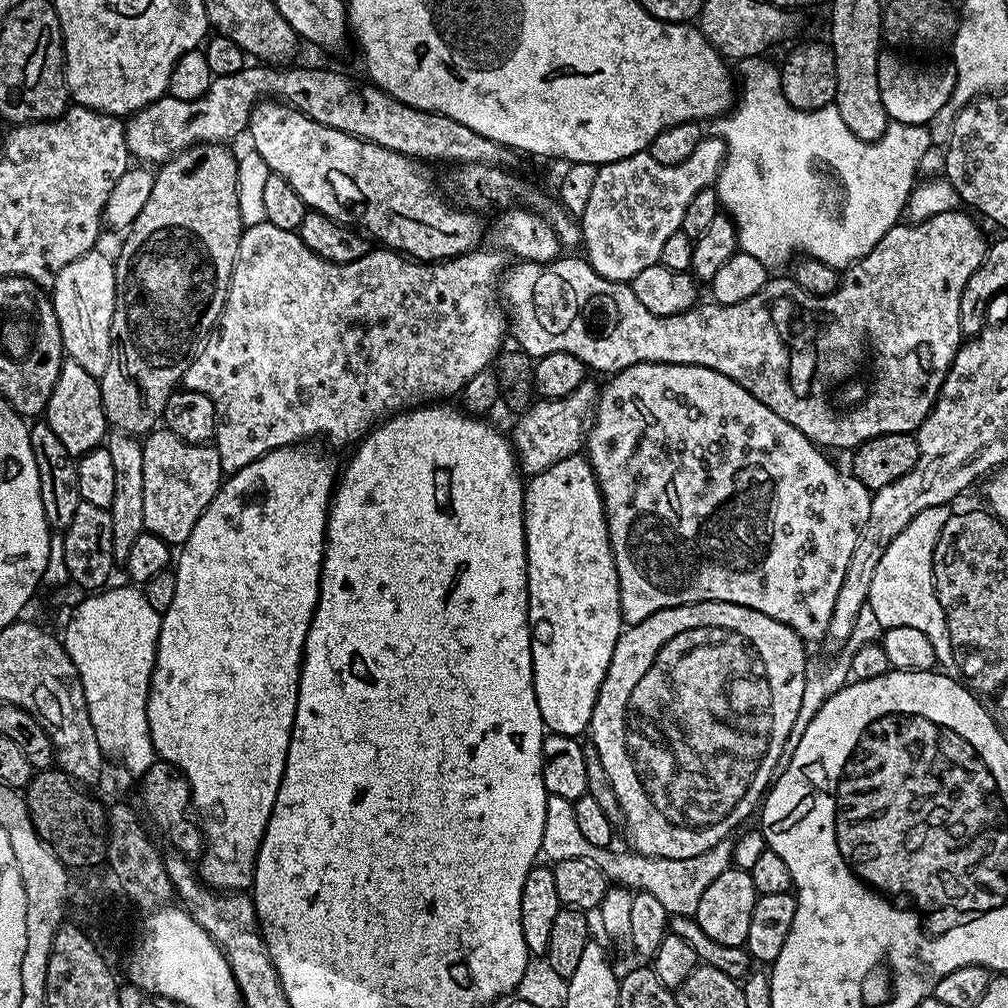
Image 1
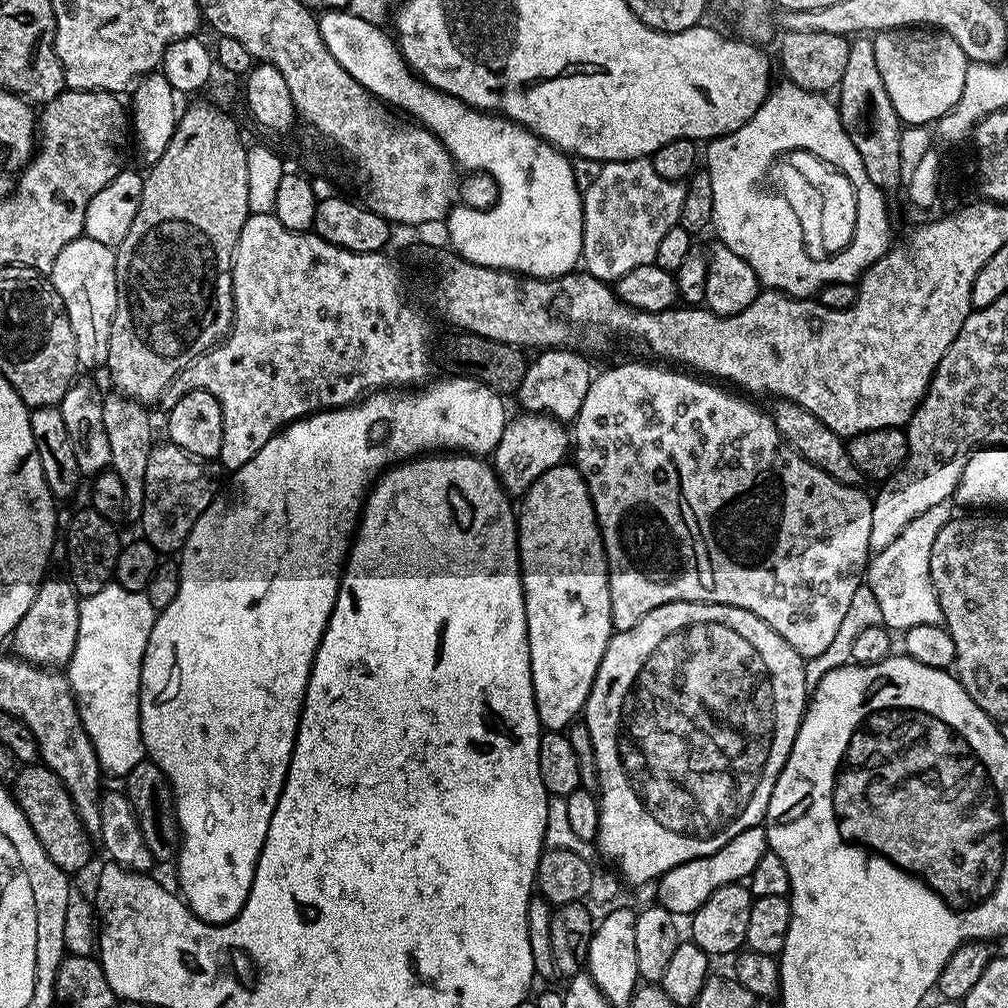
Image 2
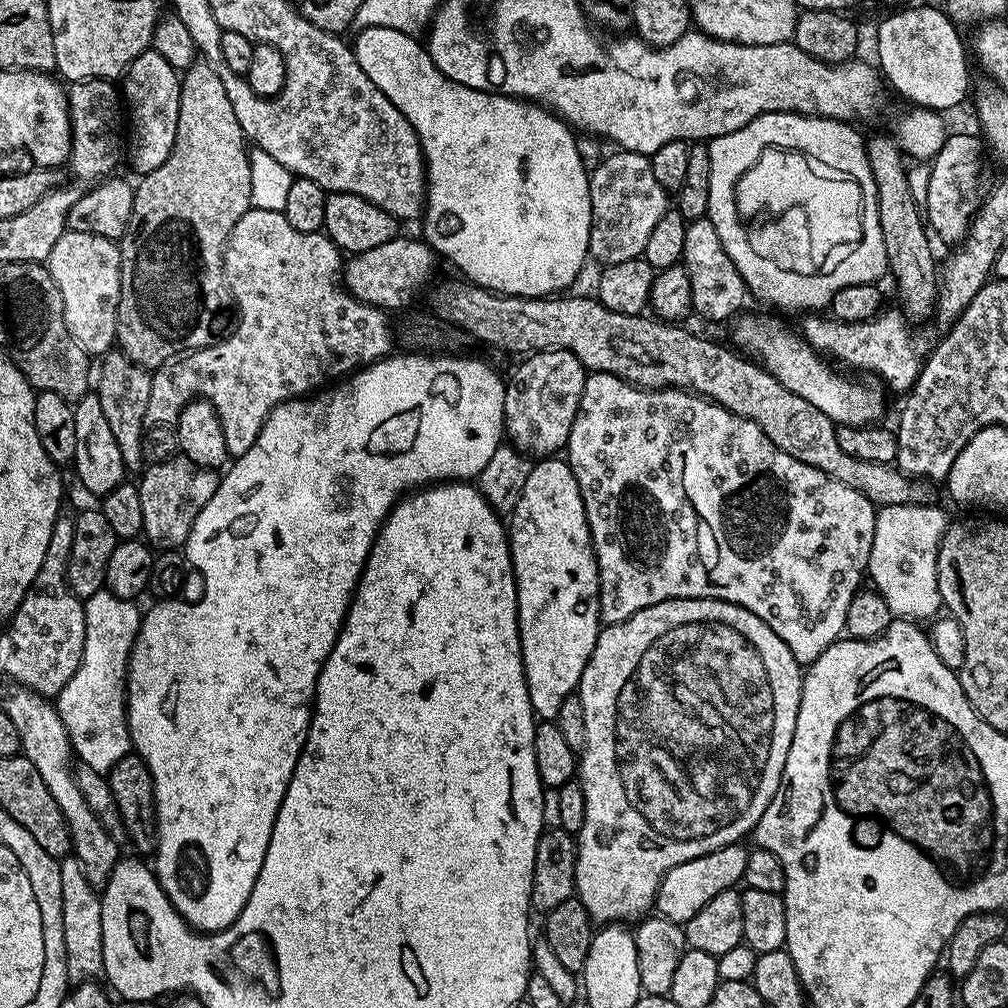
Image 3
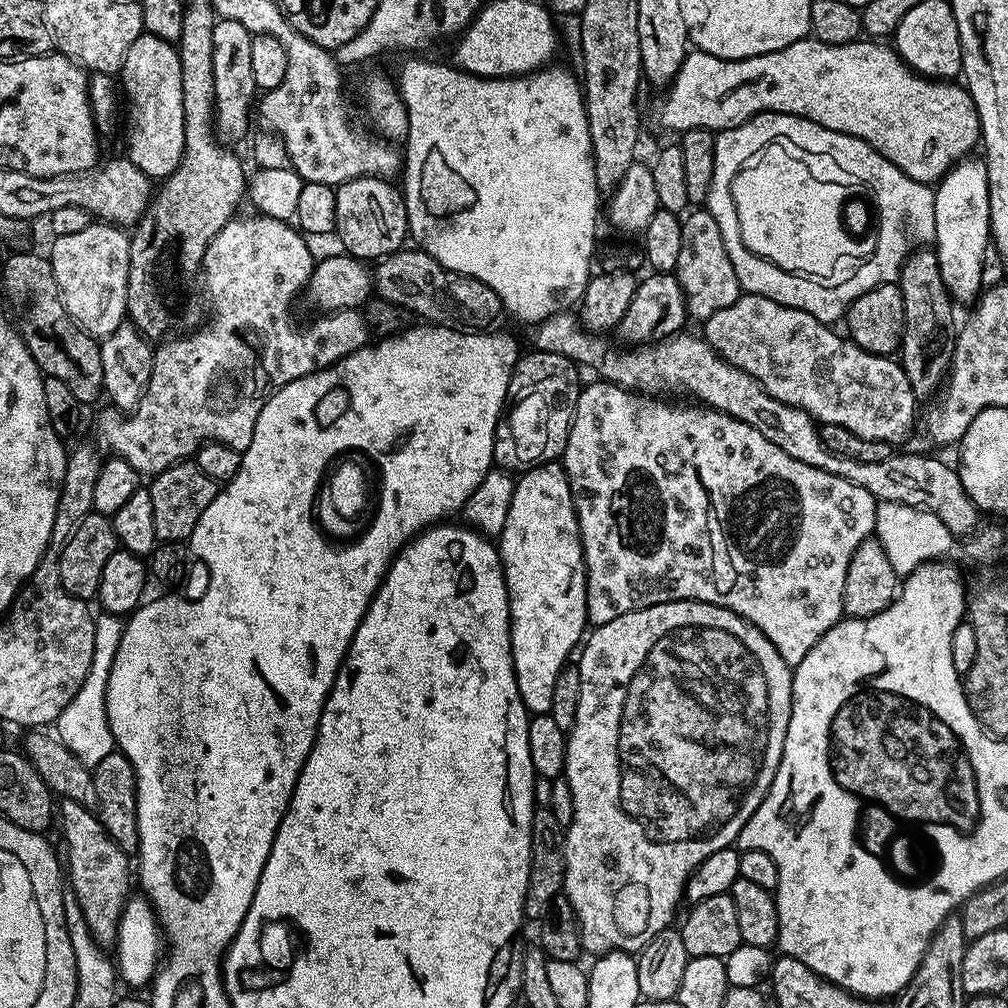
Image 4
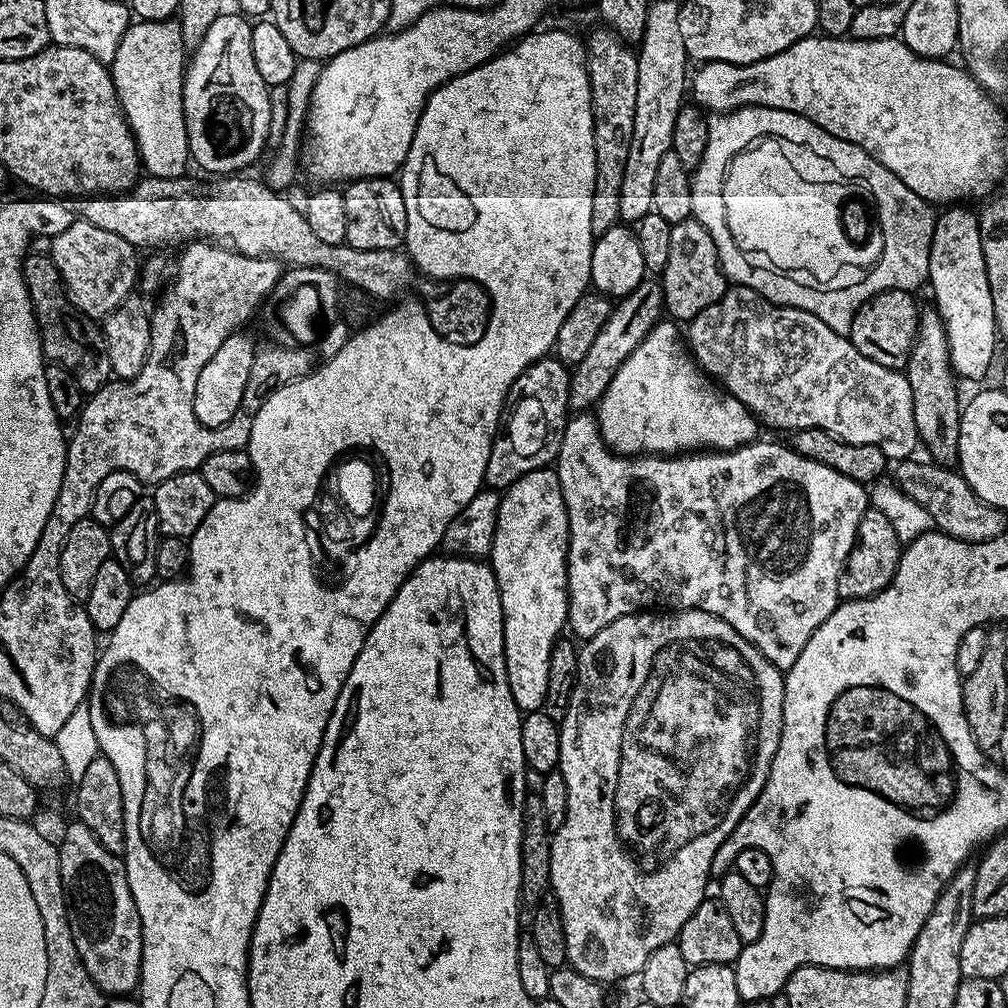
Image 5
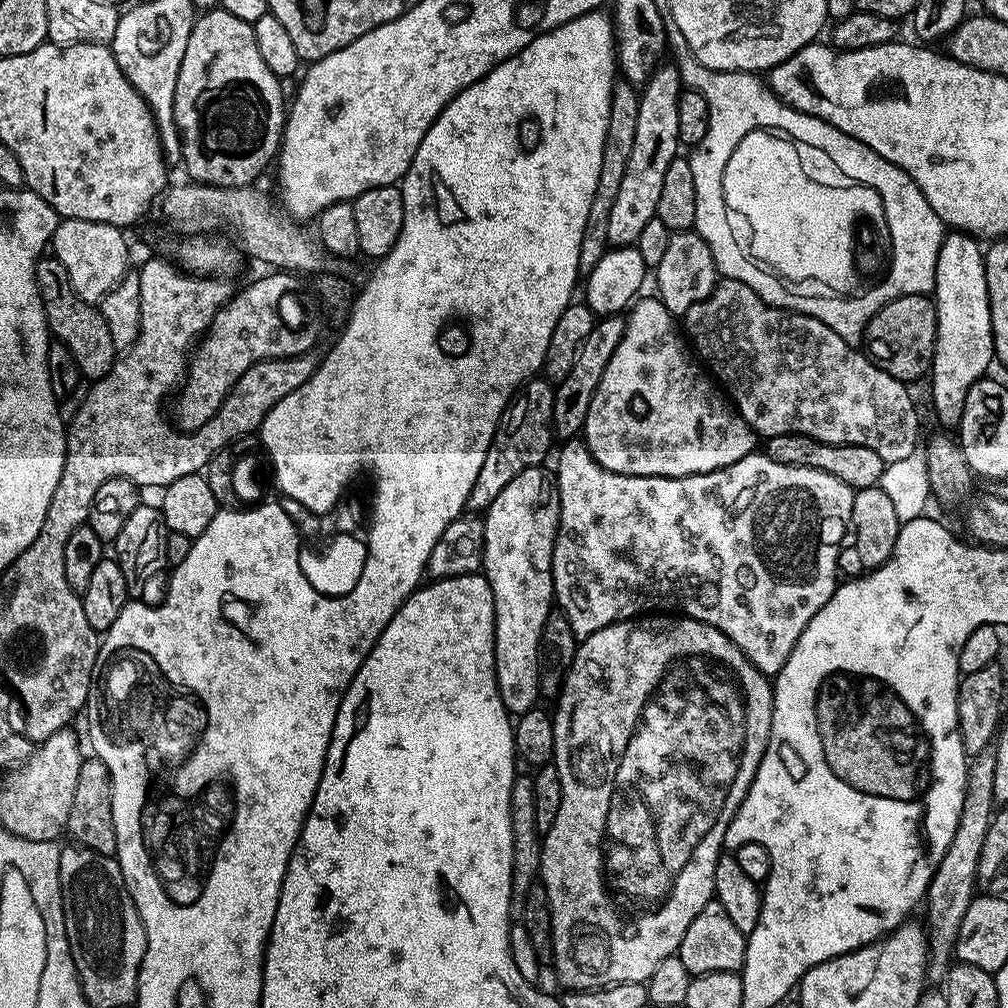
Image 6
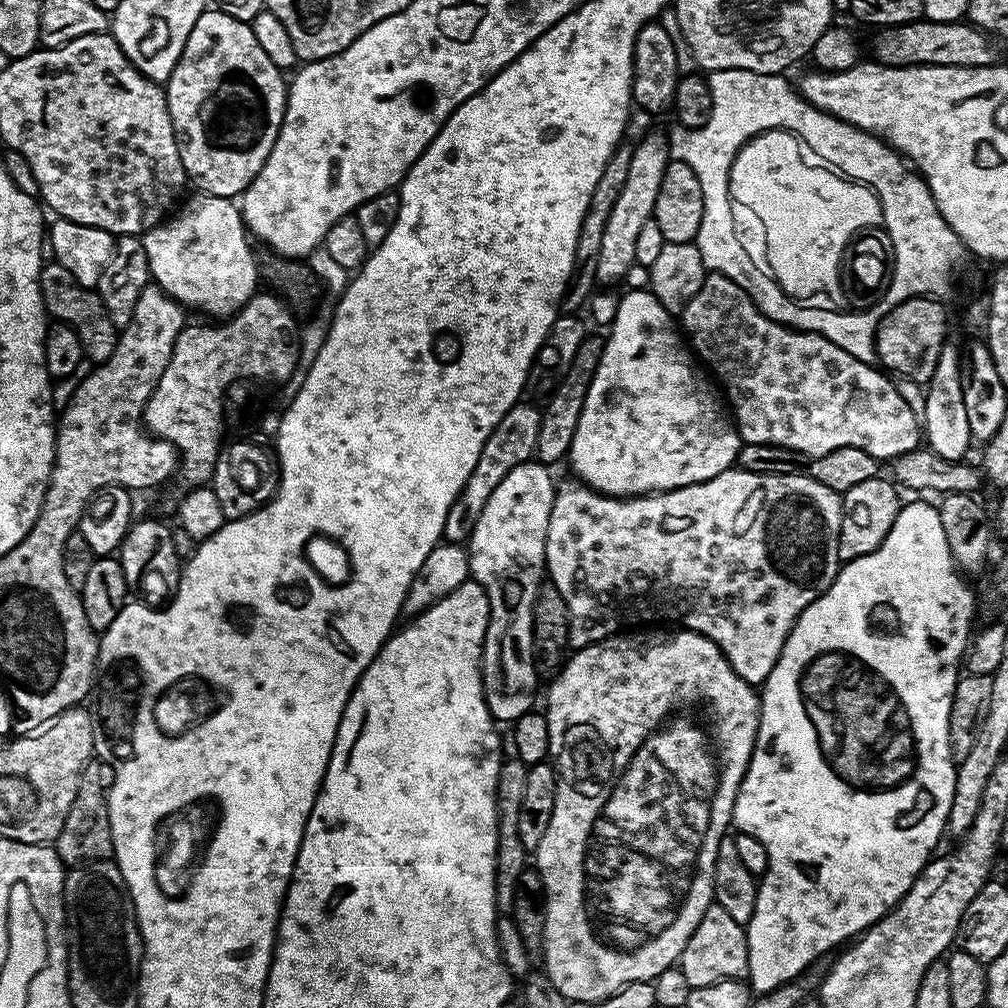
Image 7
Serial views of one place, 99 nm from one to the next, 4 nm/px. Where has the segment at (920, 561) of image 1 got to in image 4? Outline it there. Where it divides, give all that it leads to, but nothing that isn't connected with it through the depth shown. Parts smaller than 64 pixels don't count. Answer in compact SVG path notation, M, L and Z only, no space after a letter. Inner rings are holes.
M881 500L876 505L875 539L880 541L882 550L886 550L886 558L890 558L890 566L894 566L897 577L903 578L918 566L929 560L947 557L952 548L954 537L946 526L934 514L926 510L918 510L914 506L906 506L902 502Z

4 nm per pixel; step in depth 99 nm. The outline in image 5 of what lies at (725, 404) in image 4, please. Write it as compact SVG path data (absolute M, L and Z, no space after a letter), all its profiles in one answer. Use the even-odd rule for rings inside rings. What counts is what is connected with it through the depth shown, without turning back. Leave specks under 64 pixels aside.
M909 458L899 461L895 465L894 483L897 488L910 494L910 498L914 498L914 502L918 502L918 506L922 506L926 514L930 514L933 525L939 531L971 544L986 542L1006 531L1005 513L983 501L955 467L935 462L919 464L917 460Z

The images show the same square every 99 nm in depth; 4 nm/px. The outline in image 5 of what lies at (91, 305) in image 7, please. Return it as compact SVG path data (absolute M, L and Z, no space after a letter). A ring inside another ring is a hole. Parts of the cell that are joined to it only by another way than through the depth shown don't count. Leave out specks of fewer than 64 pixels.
M51 255L24 258L24 282L32 303L32 313L36 316L36 329L40 331L40 345L45 361L60 364L78 382L80 391L85 394L97 392L113 379L110 354L106 354L106 342L101 325L91 316L84 316L68 300L64 283L56 269Z

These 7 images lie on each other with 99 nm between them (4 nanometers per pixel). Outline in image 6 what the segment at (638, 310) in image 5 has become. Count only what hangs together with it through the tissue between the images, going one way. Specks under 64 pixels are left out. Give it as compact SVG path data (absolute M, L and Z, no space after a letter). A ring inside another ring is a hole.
M620 314L597 319L590 334L586 334L586 342L582 342L582 346L576 353L576 361L574 366L570 366L570 374L566 374L566 378L555 385L552 430L561 441L577 439L583 433L590 402L598 390L598 382L610 358L614 358L614 350L618 342L622 342L625 323L625 317Z

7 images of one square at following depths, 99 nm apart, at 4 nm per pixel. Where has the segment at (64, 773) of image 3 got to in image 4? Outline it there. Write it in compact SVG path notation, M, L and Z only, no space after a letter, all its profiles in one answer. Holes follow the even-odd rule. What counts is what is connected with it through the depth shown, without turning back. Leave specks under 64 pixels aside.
M61 799L58 804L58 828L60 824L60 836L69 844L69 860L66 865L66 880L70 885L70 891L76 896L78 906L89 926L90 934L101 946L115 945L118 926L122 918L124 903L128 901L130 889L128 889L128 860L129 853L123 852L116 843L106 834L100 817L90 808L83 808L78 802Z

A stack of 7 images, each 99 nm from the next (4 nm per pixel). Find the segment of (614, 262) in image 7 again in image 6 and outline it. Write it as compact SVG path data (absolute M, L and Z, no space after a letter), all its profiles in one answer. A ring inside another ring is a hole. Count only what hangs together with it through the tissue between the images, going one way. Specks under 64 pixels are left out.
M674 66L657 68L642 86L639 93L638 127L634 129L634 150L630 150L626 175L614 198L614 206L610 206L610 222L606 222L606 238L613 248L635 245L646 222L656 219L658 197L662 194L666 169L682 148L678 134L678 102L681 91L680 72Z

